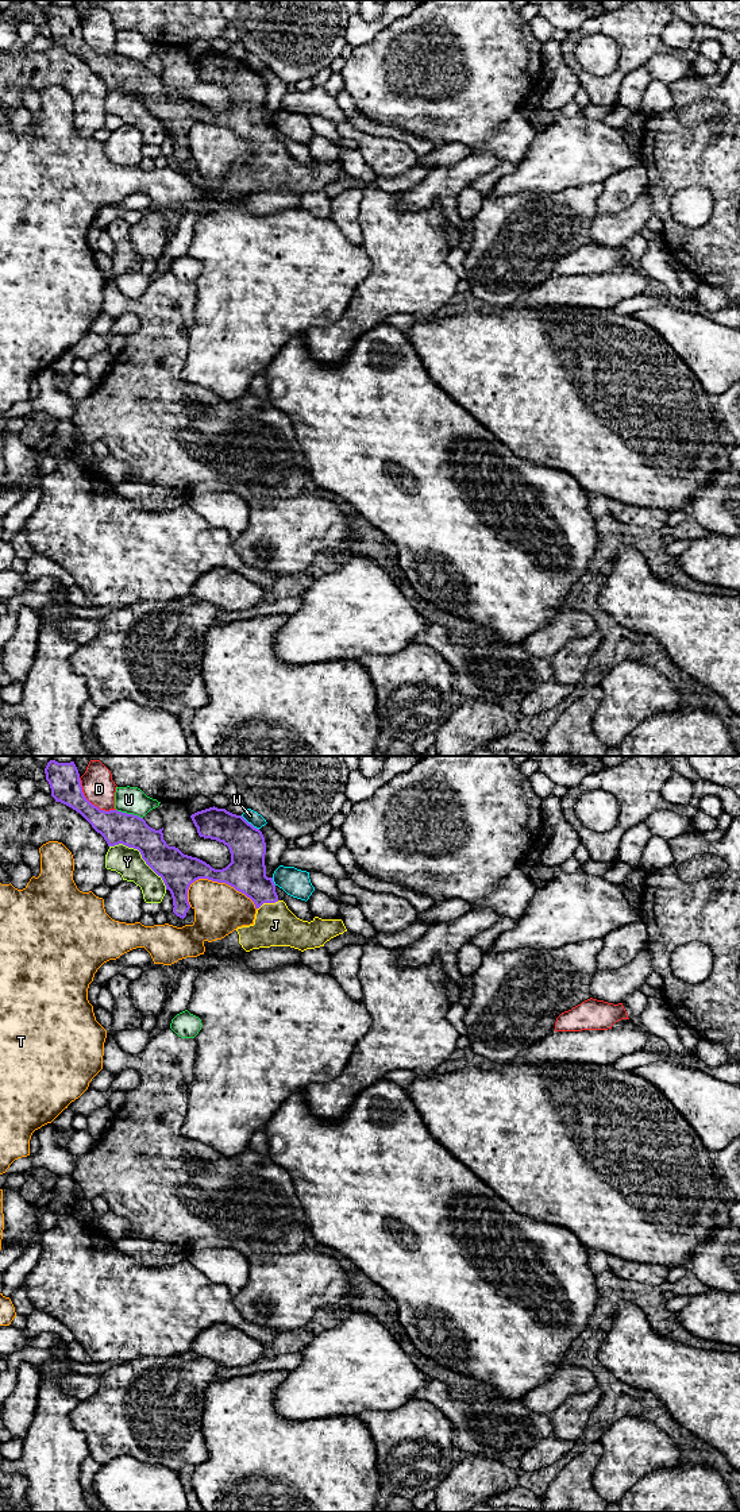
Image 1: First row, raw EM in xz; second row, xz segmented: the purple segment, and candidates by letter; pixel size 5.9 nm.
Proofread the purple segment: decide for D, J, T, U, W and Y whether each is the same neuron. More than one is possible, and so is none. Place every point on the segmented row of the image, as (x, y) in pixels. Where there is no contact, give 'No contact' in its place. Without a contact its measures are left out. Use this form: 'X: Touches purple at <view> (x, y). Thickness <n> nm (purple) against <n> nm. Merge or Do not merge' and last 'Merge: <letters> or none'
D: Touches purple at xz (89, 802). Thickness 190 nm (purple) against 190 nm. Do not merge
J: Touches purple at xz (268, 902). Thickness 240 nm (purple) against 260 nm. Merge
T: Touches purple at xz (223, 882). Thickness 240 nm (purple) against 300 nm. Do not merge
U: Touches purple at xz (130, 814). Thickness 190 nm (purple) against 160 nm. Do not merge
W: Touches purple at xz (250, 824). Thickness 220 nm (purple) against 80 nm. Do not merge
Y: Touches purple at xz (142, 856). Thickness 220 nm (purple) against 170 nm. Do not merge
Merge: J

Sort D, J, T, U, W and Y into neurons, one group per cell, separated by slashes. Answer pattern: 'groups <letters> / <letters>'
groups D / J / T / U / W / Y

